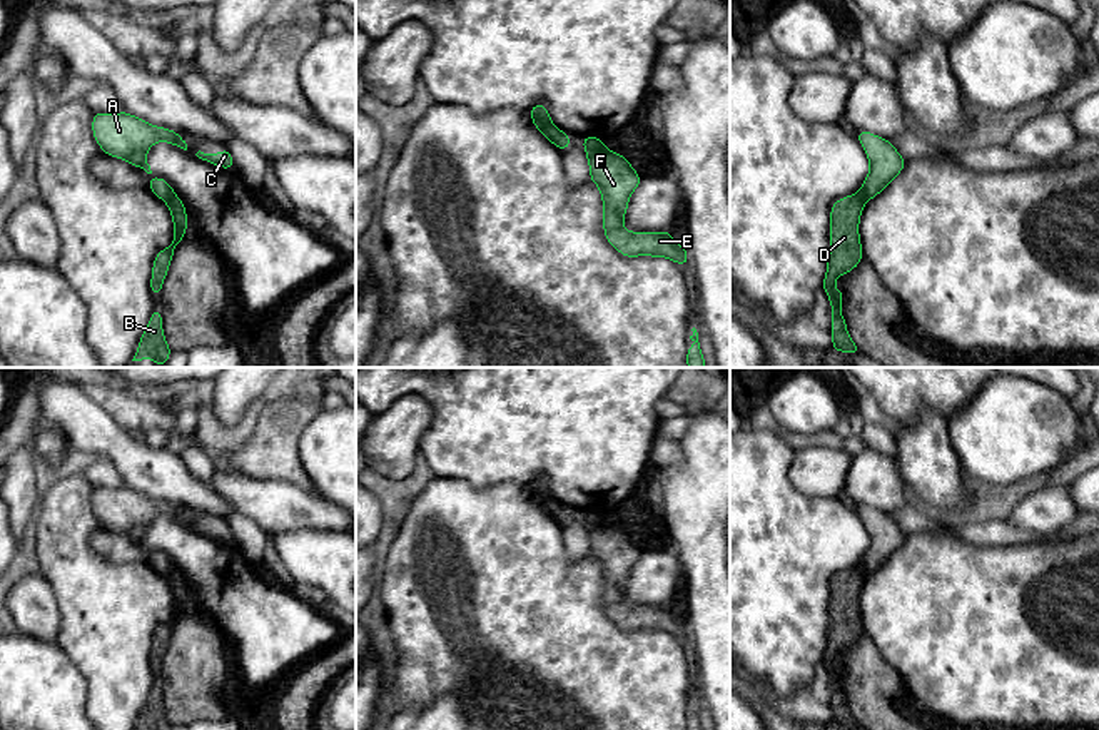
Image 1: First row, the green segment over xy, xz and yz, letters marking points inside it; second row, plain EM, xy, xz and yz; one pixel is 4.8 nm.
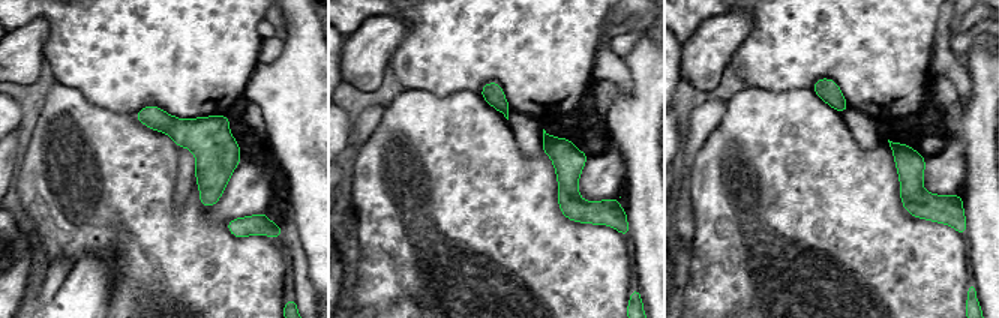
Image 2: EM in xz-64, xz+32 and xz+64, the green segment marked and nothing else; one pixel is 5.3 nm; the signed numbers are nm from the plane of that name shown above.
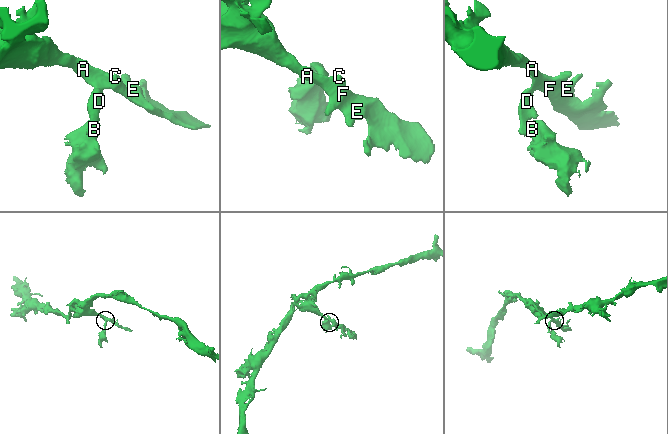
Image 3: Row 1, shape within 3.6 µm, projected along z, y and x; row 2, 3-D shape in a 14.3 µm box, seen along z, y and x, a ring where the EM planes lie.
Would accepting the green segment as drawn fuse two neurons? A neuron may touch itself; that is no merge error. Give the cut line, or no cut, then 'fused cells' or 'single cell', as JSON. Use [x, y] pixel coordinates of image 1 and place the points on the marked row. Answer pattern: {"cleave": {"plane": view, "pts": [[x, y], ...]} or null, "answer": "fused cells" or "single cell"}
{"cleave": {"plane": "xz", "pts": [[533, 119], [552, 126]]}, "answer": "fused cells"}

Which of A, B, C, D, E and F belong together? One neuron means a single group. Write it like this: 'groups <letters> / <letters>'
groups A C E F / B D

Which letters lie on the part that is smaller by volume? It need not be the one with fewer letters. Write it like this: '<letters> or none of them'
B, D

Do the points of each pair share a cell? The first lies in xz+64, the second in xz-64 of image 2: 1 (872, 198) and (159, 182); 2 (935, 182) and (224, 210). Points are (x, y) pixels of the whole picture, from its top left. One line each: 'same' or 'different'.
1: same
2: same

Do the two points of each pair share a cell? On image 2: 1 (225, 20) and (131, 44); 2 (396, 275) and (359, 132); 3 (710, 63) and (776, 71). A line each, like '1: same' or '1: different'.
1: same
2: different
3: different

